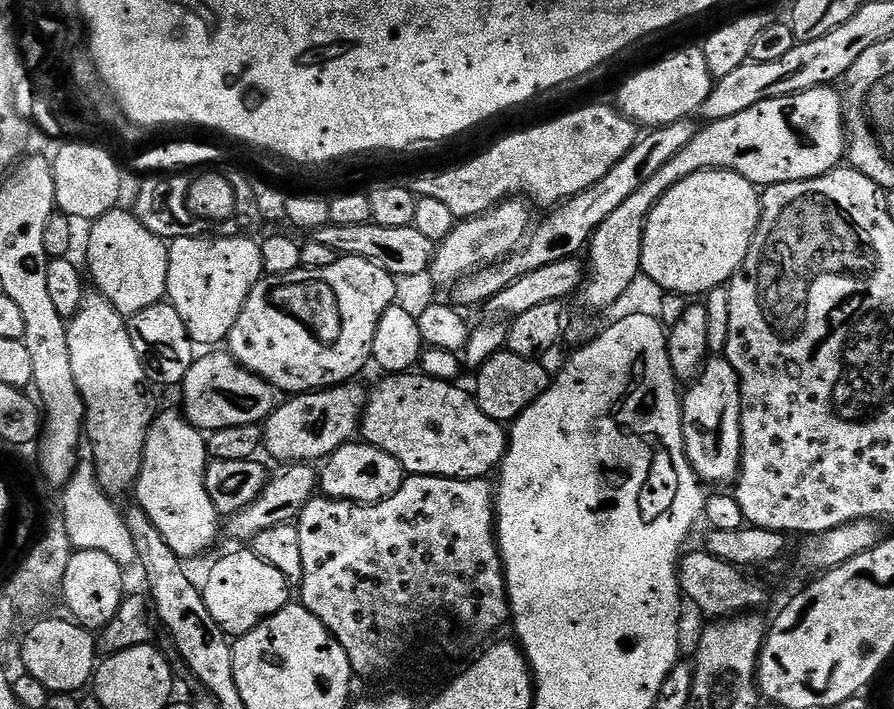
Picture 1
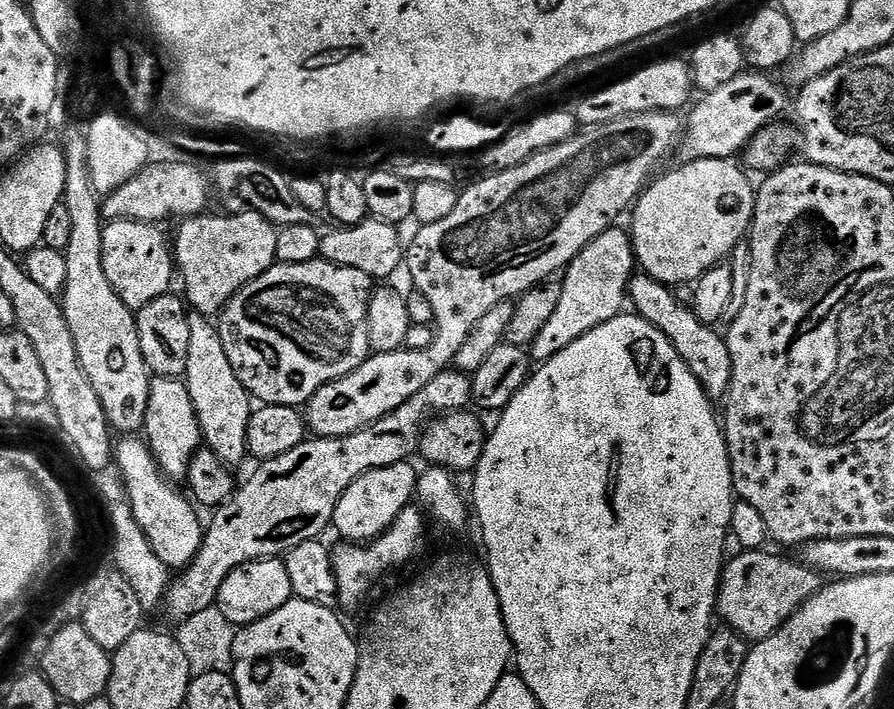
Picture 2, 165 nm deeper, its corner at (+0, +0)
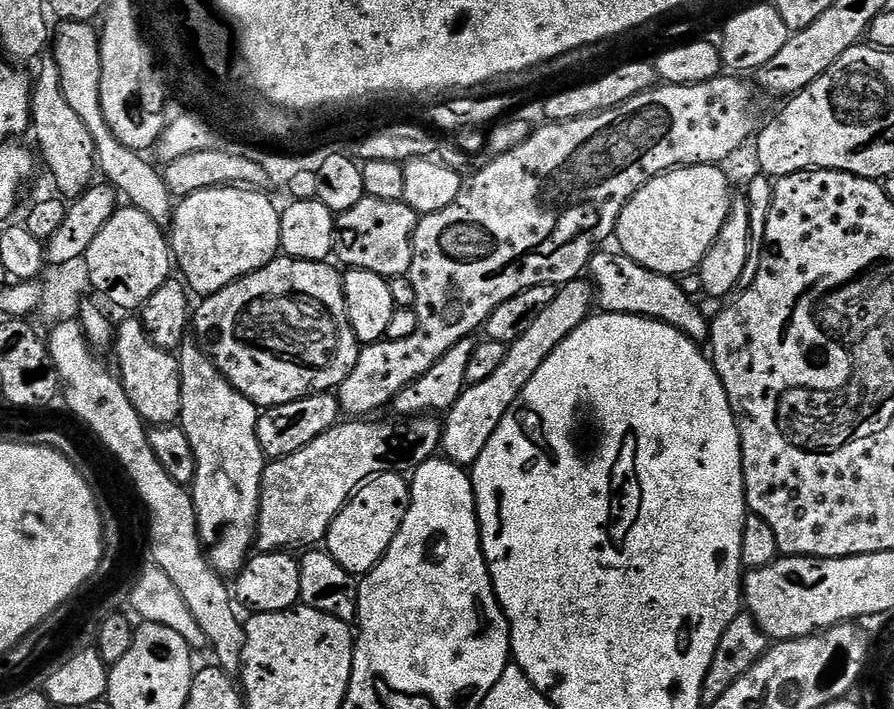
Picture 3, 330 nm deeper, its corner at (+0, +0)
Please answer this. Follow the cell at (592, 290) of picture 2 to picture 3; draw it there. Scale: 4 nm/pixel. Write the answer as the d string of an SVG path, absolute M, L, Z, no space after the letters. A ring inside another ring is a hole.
M587 279L572 280L569 284L559 285L554 302L542 310L542 314L513 344L507 345L502 363L498 370L490 374L490 378L477 384L465 387L458 402L446 414L441 431L441 449L443 455L461 466L471 466L476 463L478 454L486 450L486 442L490 442L490 434L498 430L498 422L510 410L515 400L521 399L526 382L534 378L534 370L542 366L546 358L550 358L552 351L560 345L582 322L593 315L594 293L592 285Z

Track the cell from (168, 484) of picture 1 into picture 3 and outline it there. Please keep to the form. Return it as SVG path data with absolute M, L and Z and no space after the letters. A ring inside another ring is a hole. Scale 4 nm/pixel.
M143 319L124 320L114 332L114 353L118 377L125 392L148 426L172 426L179 421L182 410L180 362L173 353L162 350L151 340L144 329Z

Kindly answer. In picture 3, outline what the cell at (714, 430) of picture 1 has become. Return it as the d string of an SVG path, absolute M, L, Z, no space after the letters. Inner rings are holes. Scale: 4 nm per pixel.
M619 250L596 251L587 266L586 276L592 285L595 307L600 312L646 316L650 320L660 320L663 324L674 326L691 340L704 342L709 339L710 322L702 314L699 303L686 294L679 279L646 270L646 266L634 262L634 258Z

